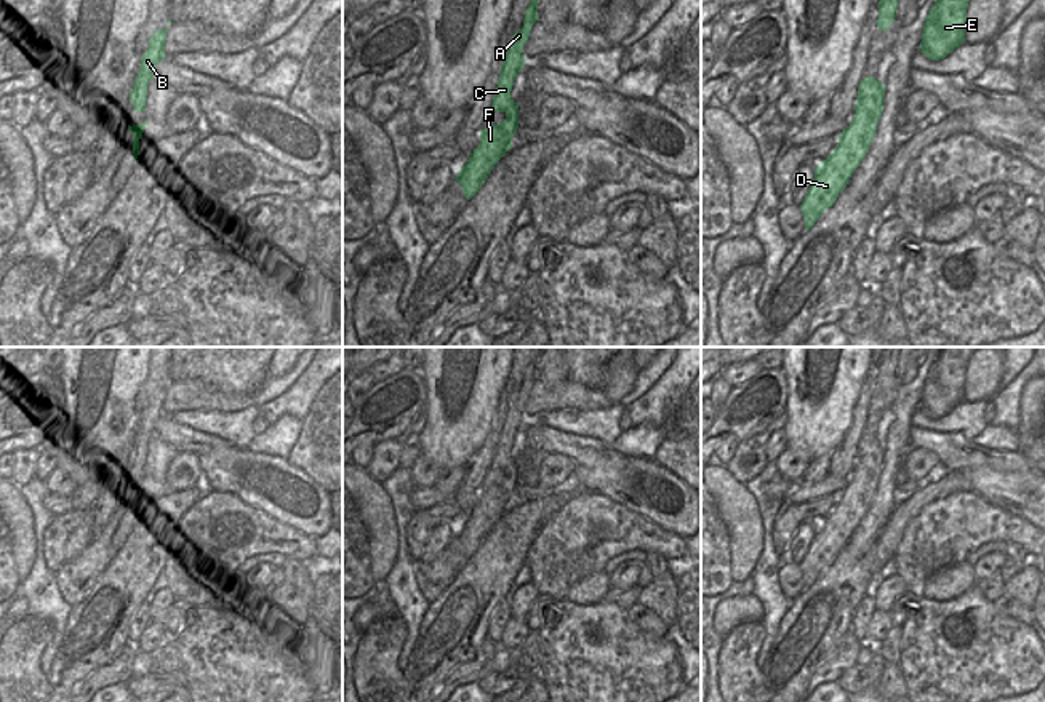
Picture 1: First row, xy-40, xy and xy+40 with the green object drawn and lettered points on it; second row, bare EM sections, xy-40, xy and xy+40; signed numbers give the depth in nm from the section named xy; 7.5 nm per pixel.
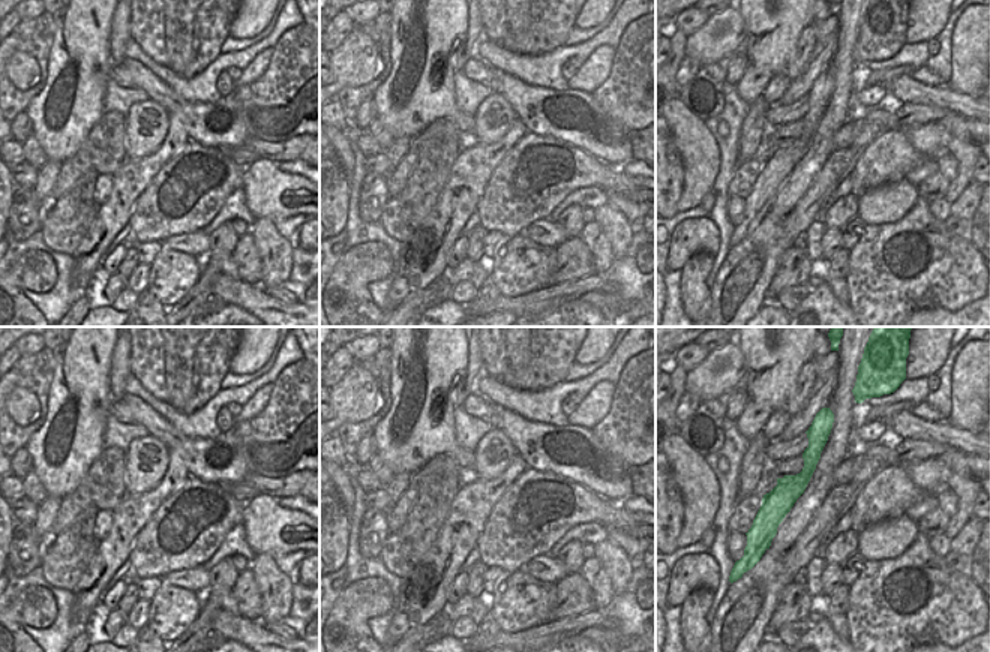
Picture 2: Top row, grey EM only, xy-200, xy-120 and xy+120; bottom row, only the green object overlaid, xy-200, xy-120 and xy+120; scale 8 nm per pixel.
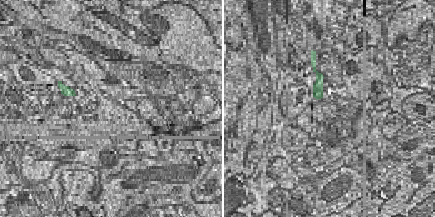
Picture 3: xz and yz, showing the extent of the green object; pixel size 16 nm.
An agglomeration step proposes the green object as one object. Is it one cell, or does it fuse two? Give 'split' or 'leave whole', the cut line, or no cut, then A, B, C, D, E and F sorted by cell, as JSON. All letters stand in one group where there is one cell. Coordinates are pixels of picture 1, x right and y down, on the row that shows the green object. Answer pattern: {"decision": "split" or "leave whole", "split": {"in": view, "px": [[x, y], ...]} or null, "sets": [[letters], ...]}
{"decision": "split", "split": {"in": "xy", "px": [[514, 103], [504, 111]]}, "sets": [["A", "B", "C"], ["D", "E", "F"]]}

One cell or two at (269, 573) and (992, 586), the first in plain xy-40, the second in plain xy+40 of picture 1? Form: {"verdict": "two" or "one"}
{"verdict": "two"}

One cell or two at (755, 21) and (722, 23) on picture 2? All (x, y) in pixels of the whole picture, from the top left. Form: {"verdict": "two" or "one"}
{"verdict": "two"}

